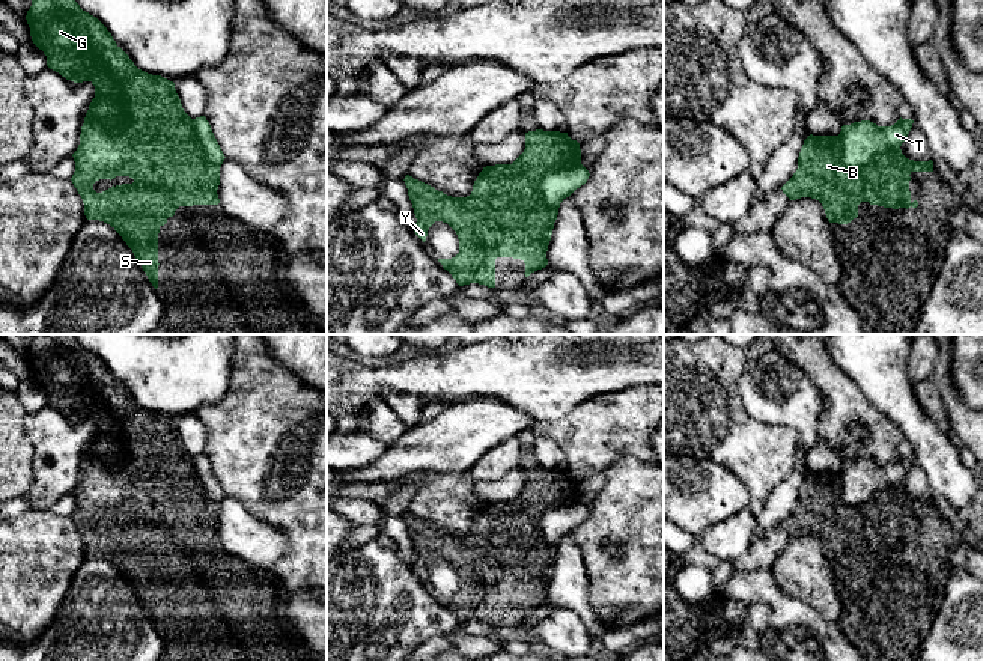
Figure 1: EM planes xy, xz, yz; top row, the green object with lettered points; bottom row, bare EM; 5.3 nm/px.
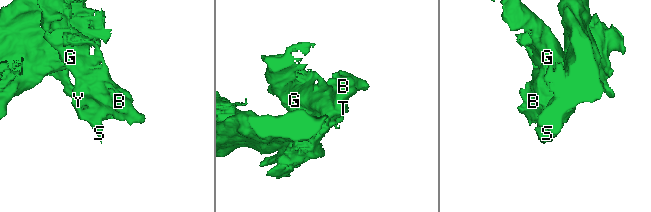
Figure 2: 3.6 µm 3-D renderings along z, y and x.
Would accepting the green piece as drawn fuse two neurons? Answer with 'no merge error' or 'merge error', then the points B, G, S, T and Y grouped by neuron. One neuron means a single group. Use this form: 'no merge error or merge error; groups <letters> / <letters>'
merge error; groups B G S Y / T

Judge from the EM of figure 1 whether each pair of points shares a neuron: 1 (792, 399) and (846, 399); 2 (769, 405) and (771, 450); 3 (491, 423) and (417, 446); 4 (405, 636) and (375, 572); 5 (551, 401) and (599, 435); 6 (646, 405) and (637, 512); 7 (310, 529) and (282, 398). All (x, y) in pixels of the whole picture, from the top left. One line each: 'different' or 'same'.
1: different
2: different
3: same
4: same
5: different
6: different
7: same

